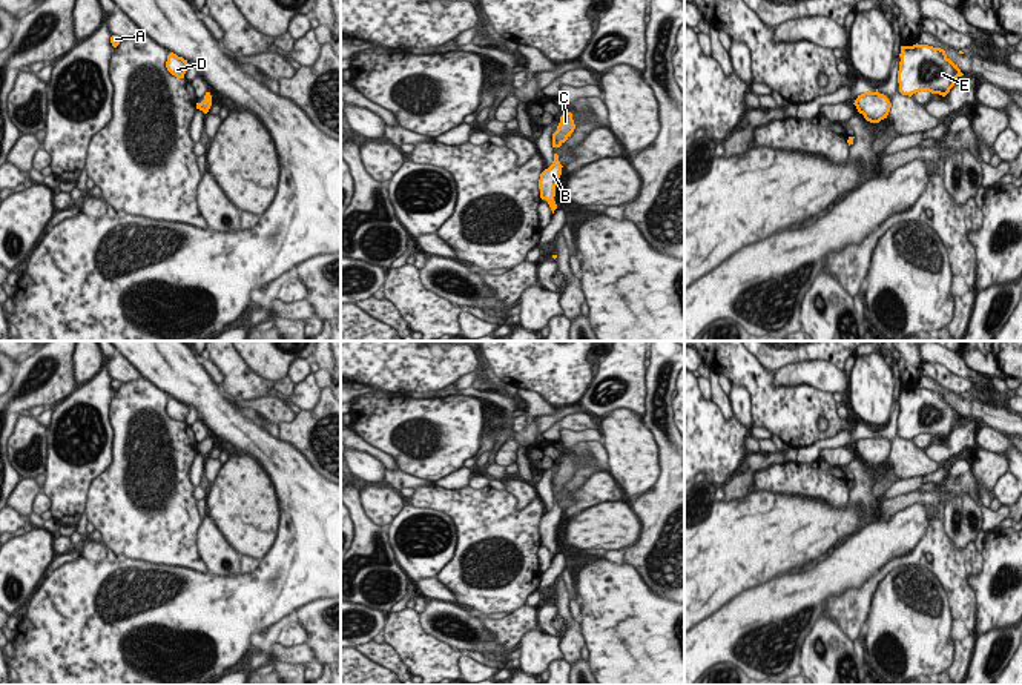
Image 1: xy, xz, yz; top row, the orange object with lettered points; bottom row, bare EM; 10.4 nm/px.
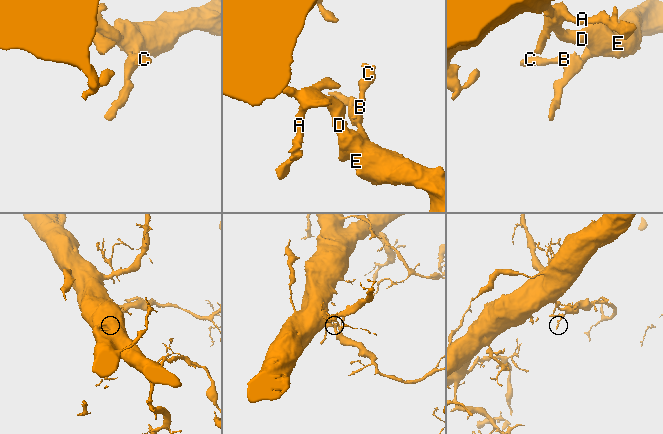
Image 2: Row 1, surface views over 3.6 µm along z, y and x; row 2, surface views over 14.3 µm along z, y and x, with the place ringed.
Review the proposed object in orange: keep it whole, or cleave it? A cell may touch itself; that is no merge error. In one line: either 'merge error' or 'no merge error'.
no merge error

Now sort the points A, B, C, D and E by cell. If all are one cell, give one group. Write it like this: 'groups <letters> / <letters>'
groups A B C D E

